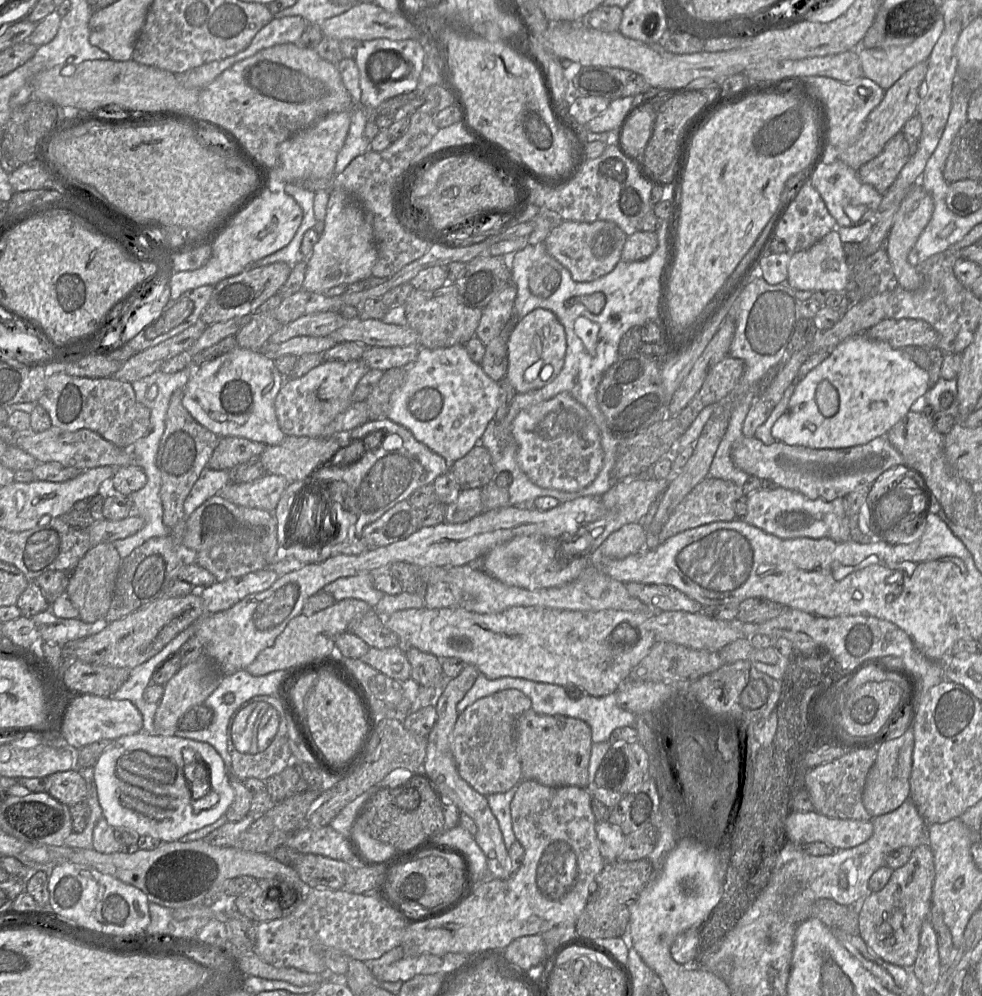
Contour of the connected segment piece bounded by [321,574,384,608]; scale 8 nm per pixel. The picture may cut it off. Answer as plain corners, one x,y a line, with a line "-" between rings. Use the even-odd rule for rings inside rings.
371,574
338,578
327,584
321,591
331,594
336,601
347,598
359,599
372,608
375,608
384,596
383,592
374,587

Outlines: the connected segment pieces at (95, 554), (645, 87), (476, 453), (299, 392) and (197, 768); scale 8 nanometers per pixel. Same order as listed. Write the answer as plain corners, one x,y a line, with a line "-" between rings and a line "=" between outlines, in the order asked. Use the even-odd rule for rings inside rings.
101,543
92,546
85,556
76,564
69,574
66,594
79,611
79,619
83,622
99,625
104,622
122,558
113,543
=
582,66
573,78
573,85
582,97
603,97
610,101
655,89
633,71
607,66
=
478,443
464,457
451,465
461,489
483,488
496,475
489,451
=
361,360
323,362
300,378
286,379
275,399
278,424
286,436
323,437
323,432
352,403
360,379
370,370
=
143,730
122,736
114,741
94,765
94,780
103,817
115,829
134,831
139,836
151,836
162,843
179,841
193,831
216,822
234,800
234,790
229,782
229,772
216,749
206,743
189,738
149,734
-
195,772
197,783
210,790
199,799
192,799
189,781

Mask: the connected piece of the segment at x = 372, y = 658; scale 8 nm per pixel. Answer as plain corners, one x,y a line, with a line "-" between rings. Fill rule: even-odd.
404,646
385,649
371,647
361,660
399,682
411,677
411,665
406,657

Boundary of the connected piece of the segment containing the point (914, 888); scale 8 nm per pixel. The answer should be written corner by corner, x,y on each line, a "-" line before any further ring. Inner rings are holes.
928,843
913,849
909,861
893,870
888,883
877,892
867,895
859,912
859,935
872,953
890,964
911,969
915,963
920,941
922,924
930,919
932,906
932,888
935,877
933,853

